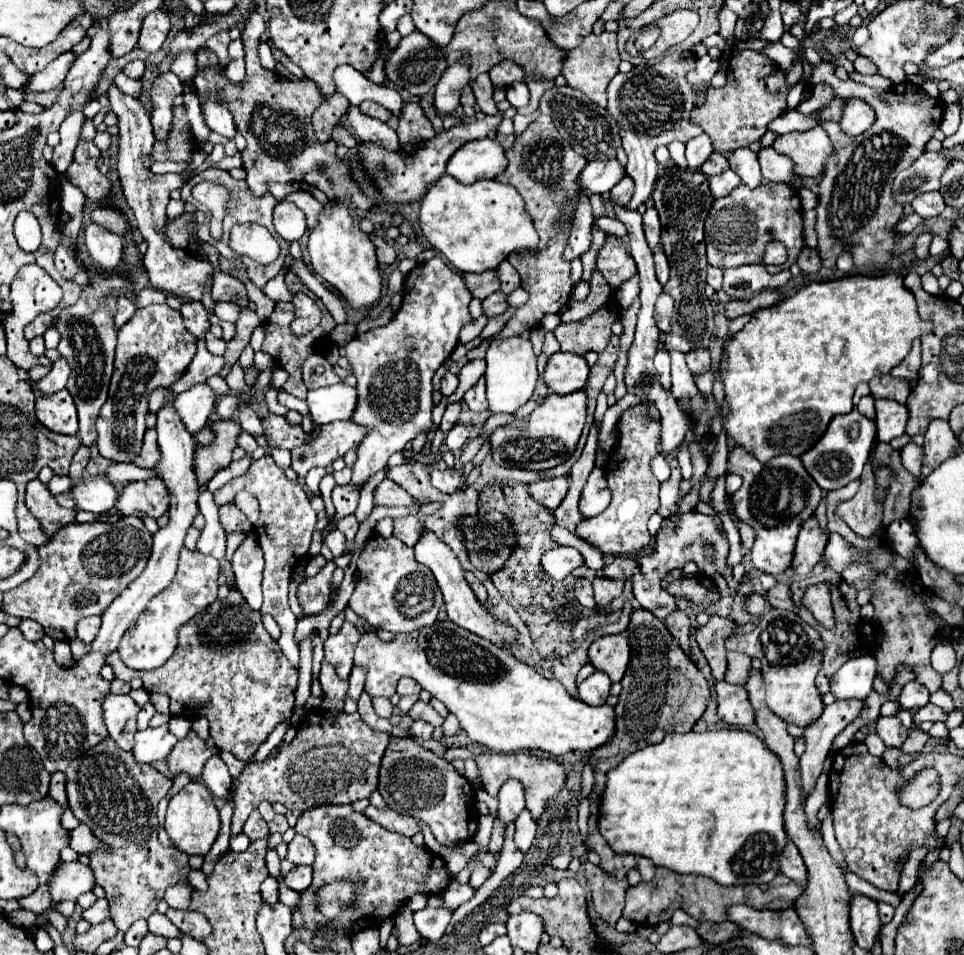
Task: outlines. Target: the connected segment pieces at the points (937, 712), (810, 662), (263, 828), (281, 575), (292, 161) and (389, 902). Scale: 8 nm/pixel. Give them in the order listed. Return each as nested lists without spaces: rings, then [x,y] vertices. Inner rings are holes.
[[[926,704],[926,706],[918,708],[912,718],[914,718],[914,724],[922,724],[922,722],[926,722],[926,720],[944,722],[944,720],[946,720],[946,714],[942,712],[942,708],[938,708],[938,706],[934,706],[934,704]]]
[[[772,608],[762,616],[760,624],[754,628],[752,634],[730,636],[726,638],[724,646],[726,650],[738,650],[760,658],[766,684],[766,704],[784,722],[806,726],[808,722],[820,718],[824,704],[814,684],[814,678],[820,672],[824,644],[820,640],[820,634],[812,626],[808,626],[798,614]]]
[[[254,810],[250,814],[250,818],[246,820],[244,824],[244,834],[250,838],[250,840],[258,840],[258,838],[268,838],[270,832],[268,832],[268,824],[262,820],[260,812]]]
[[[264,456],[260,460],[254,460],[250,464],[250,468],[246,470],[246,474],[232,478],[228,484],[224,484],[220,490],[216,490],[214,502],[218,506],[232,502],[234,494],[240,490],[250,492],[260,504],[260,520],[256,524],[256,532],[258,532],[260,546],[264,548],[264,560],[266,560],[262,575],[263,604],[260,612],[274,616],[274,620],[278,622],[278,626],[282,630],[282,636],[278,638],[278,646],[289,662],[292,662],[294,668],[298,668],[299,646],[294,640],[294,630],[296,630],[298,618],[292,614],[292,610],[288,606],[288,582],[290,582],[290,574],[292,574],[296,562],[310,548],[310,540],[312,540],[312,532],[315,530],[318,516],[310,508],[308,496],[303,488],[300,488],[296,482],[288,482],[284,478],[284,470],[276,466],[272,456]]]
[[[254,12],[254,16],[250,16],[250,20],[244,26],[244,52],[246,52],[246,80],[234,84],[232,80],[228,80],[224,76],[216,56],[208,50],[202,48],[196,52],[196,62],[198,62],[198,70],[196,76],[192,80],[192,84],[196,86],[196,94],[200,100],[206,98],[214,98],[220,104],[226,104],[226,108],[230,110],[230,114],[236,120],[236,128],[240,130],[240,134],[246,138],[248,146],[242,154],[244,160],[244,170],[246,170],[246,182],[250,186],[250,190],[254,192],[254,196],[264,196],[268,192],[268,184],[270,182],[306,182],[310,186],[316,186],[318,190],[322,190],[332,202],[344,202],[344,204],[354,204],[360,210],[368,210],[372,206],[372,202],[368,198],[364,198],[364,194],[360,192],[360,188],[350,180],[350,168],[346,160],[338,160],[336,158],[336,142],[328,140],[326,144],[320,144],[318,138],[314,136],[314,128],[312,128],[312,112],[318,108],[318,104],[322,102],[322,92],[320,88],[310,82],[310,80],[294,80],[290,82],[288,78],[278,76],[276,72],[270,72],[266,68],[260,66],[258,60],[258,44],[260,44],[260,36],[266,30],[266,24],[262,20],[260,14]]]
[[[322,804],[318,808],[310,808],[302,812],[294,830],[306,838],[316,848],[314,882],[312,888],[318,890],[322,884],[348,878],[356,880],[362,876],[366,886],[358,896],[358,910],[342,912],[336,920],[326,920],[314,906],[314,892],[304,892],[298,910],[292,914],[292,926],[300,928],[316,928],[316,926],[334,926],[338,932],[358,932],[364,926],[378,926],[382,918],[388,918],[400,910],[400,906],[416,892],[438,894],[446,888],[450,874],[444,862],[438,856],[432,856],[426,848],[418,848],[410,838],[400,836],[396,832],[388,832],[380,824],[372,822],[364,812],[356,812],[352,804]],[[370,918],[370,922],[356,922]]]

